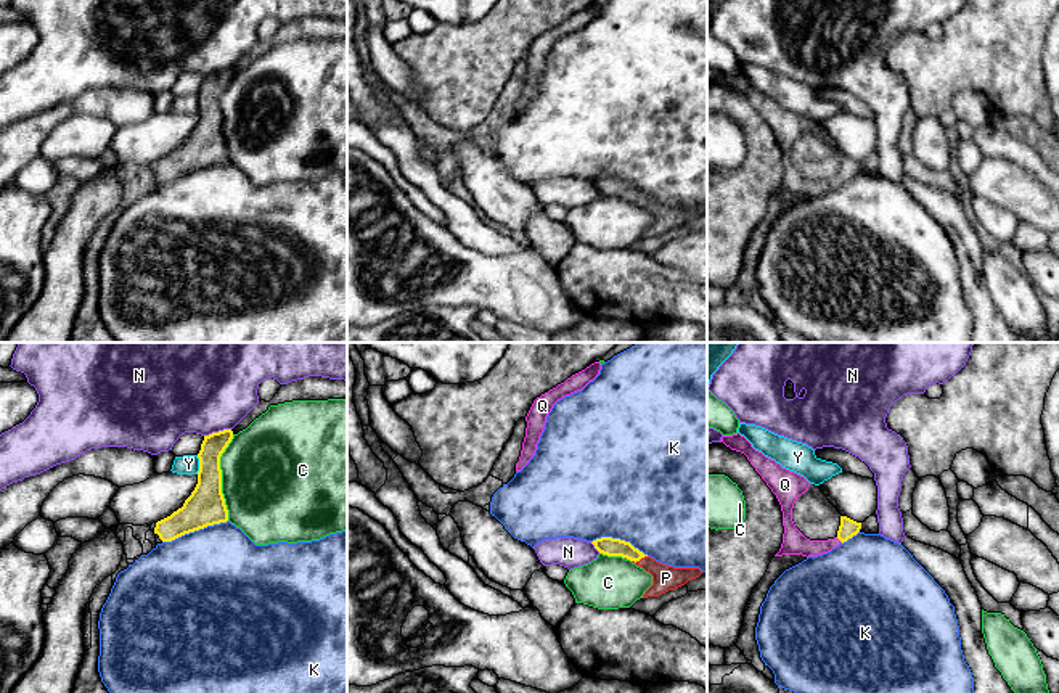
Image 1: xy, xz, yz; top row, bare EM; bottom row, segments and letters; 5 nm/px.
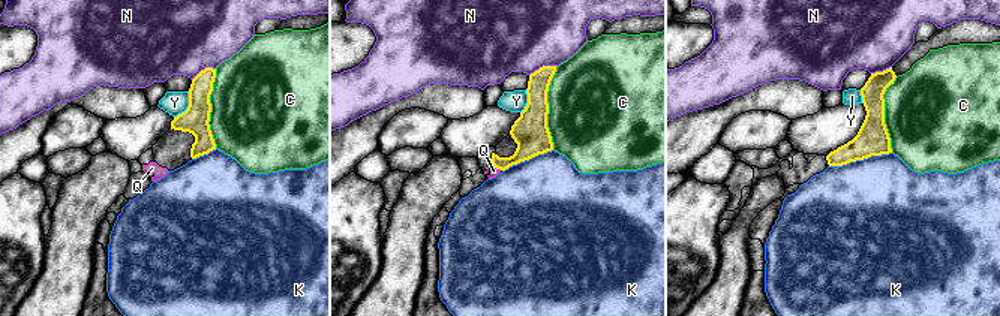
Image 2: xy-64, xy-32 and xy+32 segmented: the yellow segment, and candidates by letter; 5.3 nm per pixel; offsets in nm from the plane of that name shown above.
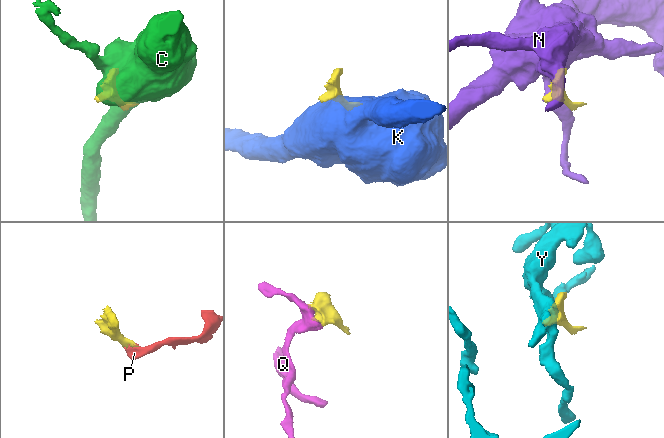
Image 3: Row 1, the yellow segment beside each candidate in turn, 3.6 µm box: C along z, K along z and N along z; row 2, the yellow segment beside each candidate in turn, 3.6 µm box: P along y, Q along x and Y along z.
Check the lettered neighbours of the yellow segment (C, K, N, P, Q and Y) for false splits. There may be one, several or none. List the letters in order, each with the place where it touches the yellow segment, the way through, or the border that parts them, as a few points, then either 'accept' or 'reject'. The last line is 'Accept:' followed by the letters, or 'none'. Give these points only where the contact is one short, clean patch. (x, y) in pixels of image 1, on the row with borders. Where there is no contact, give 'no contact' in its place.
C: contact xy (220, 478); reject
K: contact xy (195, 529); reject
N: contact xy (219, 431); reject
P: contact xz (638, 560); way xz (613, 547), (625, 549), (638, 560), (666, 578); accept
Q: contact yz (839, 539); way yz (849, 528), (839, 539), (828, 545), (794, 542); accept
Y: contact xy (200, 465); border xy (196, 455), (198, 473); reject
Accept: P, Q

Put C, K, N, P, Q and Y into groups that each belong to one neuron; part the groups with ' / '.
C / K / N / P Q / Y

